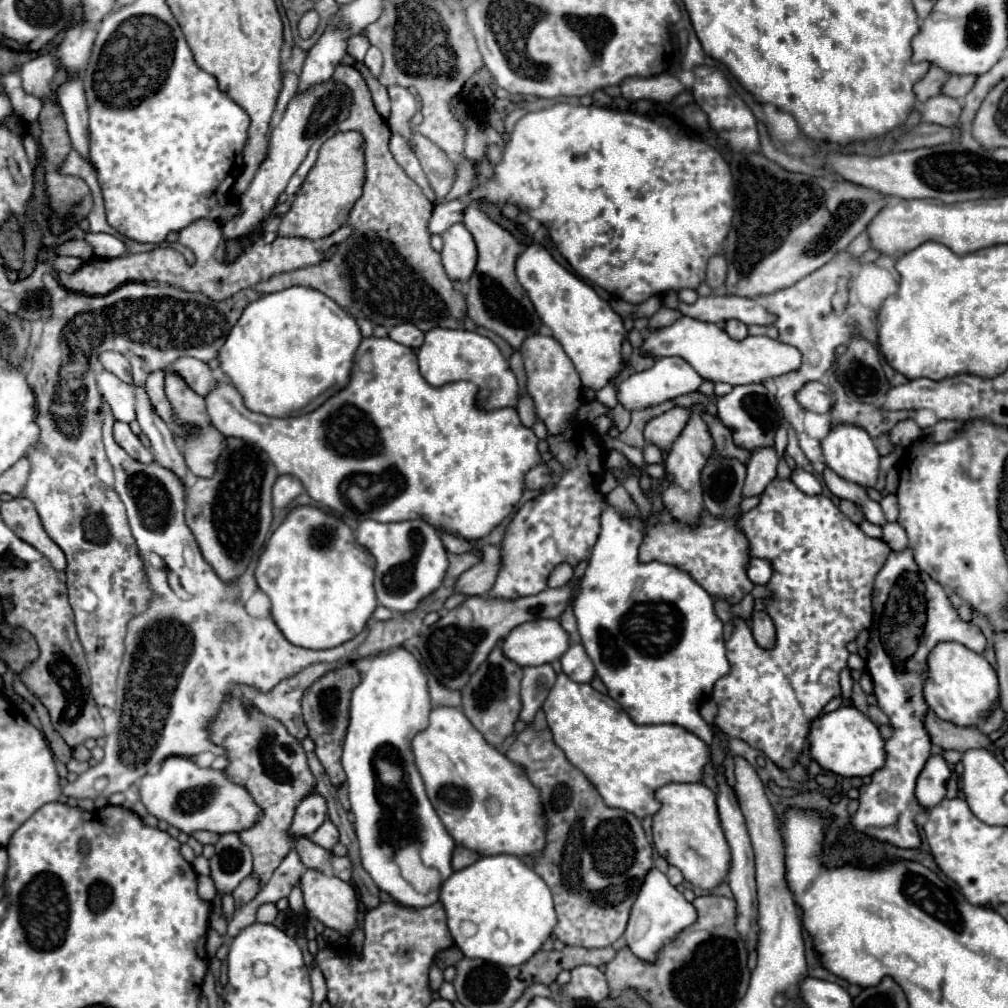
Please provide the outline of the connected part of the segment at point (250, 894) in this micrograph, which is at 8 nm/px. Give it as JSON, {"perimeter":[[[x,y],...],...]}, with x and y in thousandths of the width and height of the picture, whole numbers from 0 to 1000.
{"perimeter":[[[251,868],[241,872],[237,876],[237,880],[231,884],[231,892],[233,892],[235,900],[241,900],[245,894],[249,894],[255,888],[255,884],[257,884],[257,874]]]}

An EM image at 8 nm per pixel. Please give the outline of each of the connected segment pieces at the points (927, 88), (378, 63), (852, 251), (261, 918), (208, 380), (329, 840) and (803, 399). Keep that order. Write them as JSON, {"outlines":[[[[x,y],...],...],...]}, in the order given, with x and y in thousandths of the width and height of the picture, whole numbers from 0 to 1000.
{"outlines":[[[[928,64],[922,66],[920,74],[916,78],[912,78],[908,84],[906,84],[906,90],[908,90],[908,96],[912,102],[918,102],[922,96],[928,96],[932,94],[932,88],[934,84],[939,80],[939,72]]],[[[366,47],[360,63],[366,66],[366,70],[368,70],[372,76],[376,76],[376,72],[378,72],[378,68],[380,68],[380,57],[378,57],[378,53],[376,53],[374,47]]],[[[854,231],[854,233],[852,233],[848,239],[844,239],[844,243],[840,245],[840,251],[842,251],[842,255],[844,255],[844,257],[848,257],[848,255],[856,253],[860,247],[862,247],[860,231]]],[[[261,896],[257,902],[255,902],[255,914],[257,916],[271,916],[271,912],[275,910],[275,900],[273,896]]],[[[178,354],[178,358],[172,358],[164,368],[182,374],[182,378],[186,378],[186,382],[195,392],[205,392],[213,382],[213,376],[209,374],[209,366],[205,364],[205,360],[193,358],[191,354]]],[[[324,813],[311,828],[309,828],[309,834],[313,838],[318,838],[322,842],[330,842],[330,838],[336,834],[336,826],[334,826],[334,820]]],[[[803,378],[793,386],[791,398],[797,406],[807,408],[807,410],[822,410],[824,406],[824,386],[813,378]]]]}

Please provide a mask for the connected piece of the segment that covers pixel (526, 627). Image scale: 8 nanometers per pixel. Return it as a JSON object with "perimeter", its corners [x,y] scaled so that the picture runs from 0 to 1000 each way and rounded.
{"perimeter":[[[533,614],[513,620],[499,634],[499,650],[515,662],[555,654],[564,642],[564,630],[553,614]]]}

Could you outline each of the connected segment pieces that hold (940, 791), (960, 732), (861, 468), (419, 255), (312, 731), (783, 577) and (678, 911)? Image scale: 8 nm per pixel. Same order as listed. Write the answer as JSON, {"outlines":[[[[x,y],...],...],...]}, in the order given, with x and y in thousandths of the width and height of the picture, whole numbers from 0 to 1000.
{"outlines":[[[[926,747],[922,755],[918,757],[908,781],[908,791],[912,799],[916,801],[916,805],[922,805],[938,791],[938,779],[939,779],[941,769],[943,765],[938,753],[934,751],[934,747]]],[[[926,705],[918,709],[916,717],[918,717],[924,737],[928,737],[930,743],[947,743],[955,747],[965,741],[977,741],[985,745],[983,735],[969,721],[951,721],[947,717],[932,713]]],[[[830,420],[824,422],[824,428],[814,436],[814,445],[818,451],[818,461],[824,463],[832,473],[846,477],[854,483],[864,483],[870,477],[872,471],[872,447],[868,443],[868,438],[862,434],[858,426],[852,426],[852,422],[840,422]]],[[[334,64],[328,78],[332,82],[344,84],[348,90],[348,96],[350,96],[348,112],[340,122],[336,122],[336,130],[354,130],[360,134],[360,140],[362,140],[362,144],[360,144],[360,148],[362,148],[360,193],[352,201],[352,205],[348,207],[346,217],[344,217],[344,223],[350,229],[342,239],[334,241],[330,255],[320,257],[316,263],[307,263],[307,265],[285,269],[285,271],[275,271],[263,279],[257,279],[251,285],[251,289],[271,291],[271,289],[279,289],[279,287],[285,287],[291,283],[301,283],[301,285],[309,285],[309,287],[322,291],[326,297],[330,297],[340,307],[346,305],[346,307],[358,309],[368,320],[380,322],[384,326],[398,322],[398,320],[410,320],[418,328],[426,328],[434,322],[443,324],[443,326],[453,326],[453,324],[457,326],[459,314],[463,311],[461,309],[461,295],[459,295],[459,291],[453,291],[449,287],[449,281],[438,263],[438,253],[428,247],[428,233],[424,229],[424,221],[426,221],[426,215],[430,211],[430,201],[422,195],[418,186],[412,180],[408,180],[402,174],[402,170],[394,164],[394,160],[390,158],[390,154],[386,150],[386,134],[388,134],[386,124],[372,110],[370,100],[368,100],[368,92],[366,92],[360,76],[356,74],[356,70],[352,66]]],[[[344,658],[336,664],[330,664],[316,672],[301,689],[301,713],[307,723],[307,731],[313,735],[313,747],[322,763],[322,767],[328,773],[330,781],[336,781],[342,777],[342,765],[338,759],[338,747],[340,747],[340,735],[346,719],[346,697],[348,697],[348,686],[358,676],[358,668],[350,658]]],[[[767,475],[761,481],[761,485],[753,491],[753,501],[733,511],[731,523],[743,537],[743,553],[765,557],[767,570],[761,578],[765,592],[757,594],[757,598],[761,610],[769,618],[771,634],[767,644],[756,644],[749,637],[741,617],[727,610],[724,599],[715,594],[709,596],[709,607],[715,616],[728,618],[728,626],[720,636],[720,651],[725,666],[709,678],[705,688],[713,701],[709,719],[719,729],[741,735],[745,741],[757,745],[775,763],[781,763],[799,741],[803,717],[826,691],[834,689],[832,668],[840,662],[840,638],[846,636],[854,624],[862,624],[864,620],[868,568],[872,568],[884,545],[878,537],[860,533],[852,521],[836,511],[818,491],[799,491],[785,477],[777,475]]],[[[646,862],[638,872],[636,884],[626,900],[624,918],[620,924],[622,939],[640,953],[650,953],[658,936],[666,934],[674,924],[684,920],[691,912],[691,906],[684,894],[662,874],[662,870],[654,862]]]]}

